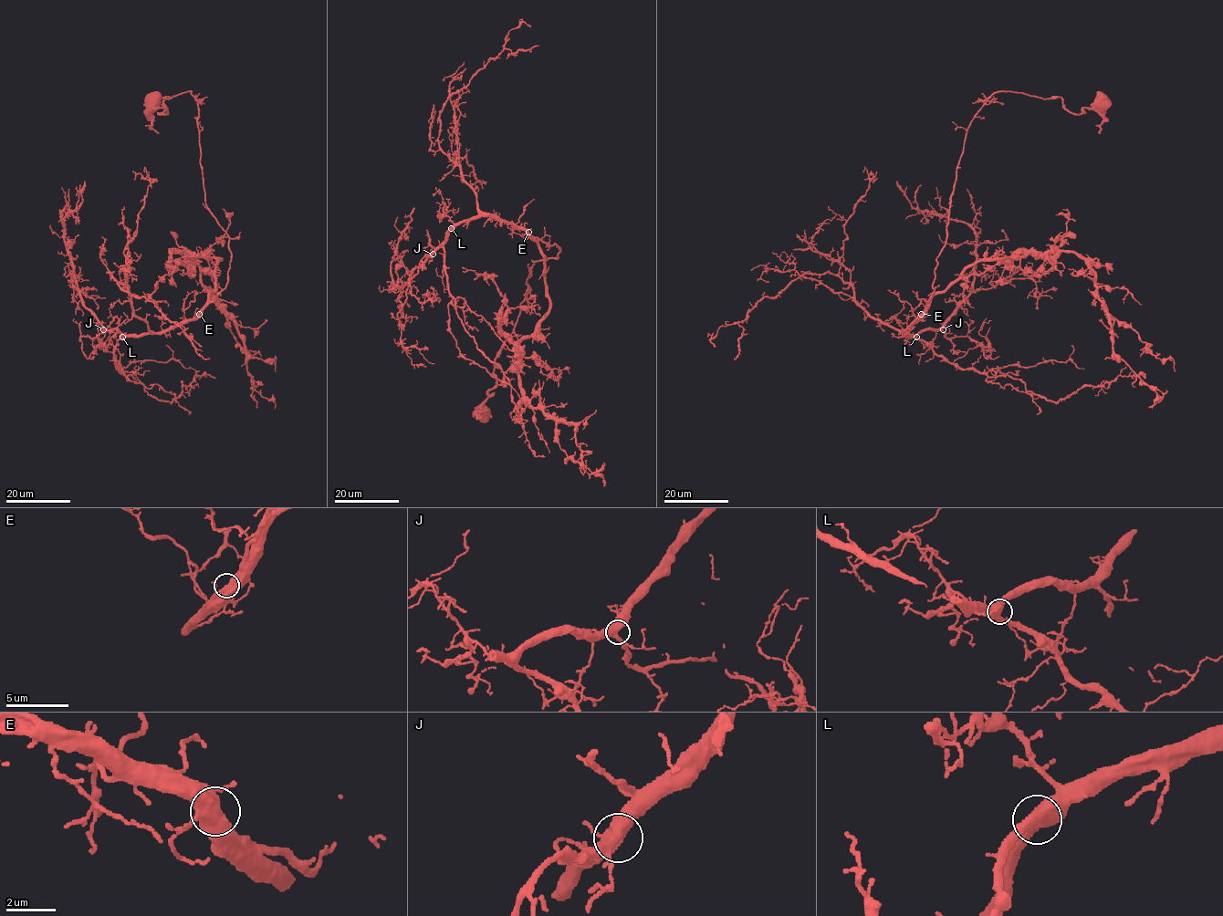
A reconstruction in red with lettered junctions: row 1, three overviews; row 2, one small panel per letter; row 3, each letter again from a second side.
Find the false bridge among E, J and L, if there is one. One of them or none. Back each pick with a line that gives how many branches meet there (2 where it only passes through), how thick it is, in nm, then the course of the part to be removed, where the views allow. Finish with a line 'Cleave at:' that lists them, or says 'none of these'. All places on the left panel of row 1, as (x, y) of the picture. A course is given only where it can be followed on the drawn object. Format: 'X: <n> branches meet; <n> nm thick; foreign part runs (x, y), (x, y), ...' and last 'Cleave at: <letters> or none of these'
Cleave at: none of these

